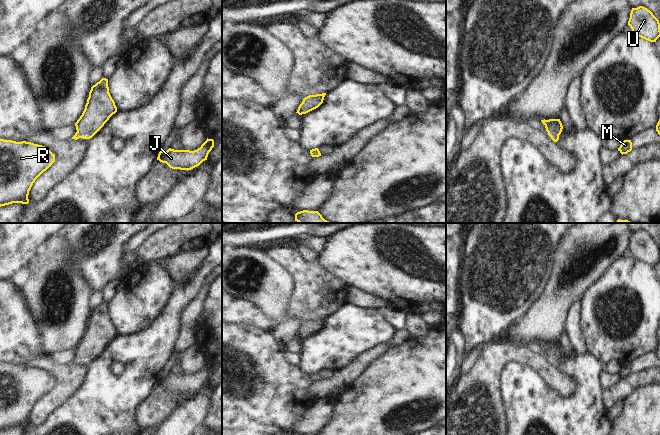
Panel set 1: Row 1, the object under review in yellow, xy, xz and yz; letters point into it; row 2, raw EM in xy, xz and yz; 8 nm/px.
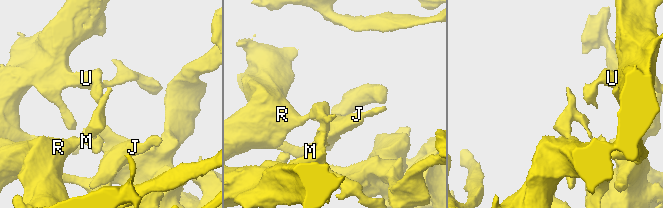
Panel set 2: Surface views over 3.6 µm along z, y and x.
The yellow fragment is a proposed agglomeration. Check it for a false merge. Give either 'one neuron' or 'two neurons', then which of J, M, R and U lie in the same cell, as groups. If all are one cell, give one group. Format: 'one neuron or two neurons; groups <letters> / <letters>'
one neuron; groups J M R U

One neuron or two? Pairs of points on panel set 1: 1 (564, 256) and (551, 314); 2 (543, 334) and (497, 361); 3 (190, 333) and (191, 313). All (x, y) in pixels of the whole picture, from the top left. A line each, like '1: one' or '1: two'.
1: one
2: two
3: one

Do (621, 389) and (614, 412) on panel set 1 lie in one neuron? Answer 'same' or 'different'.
different

